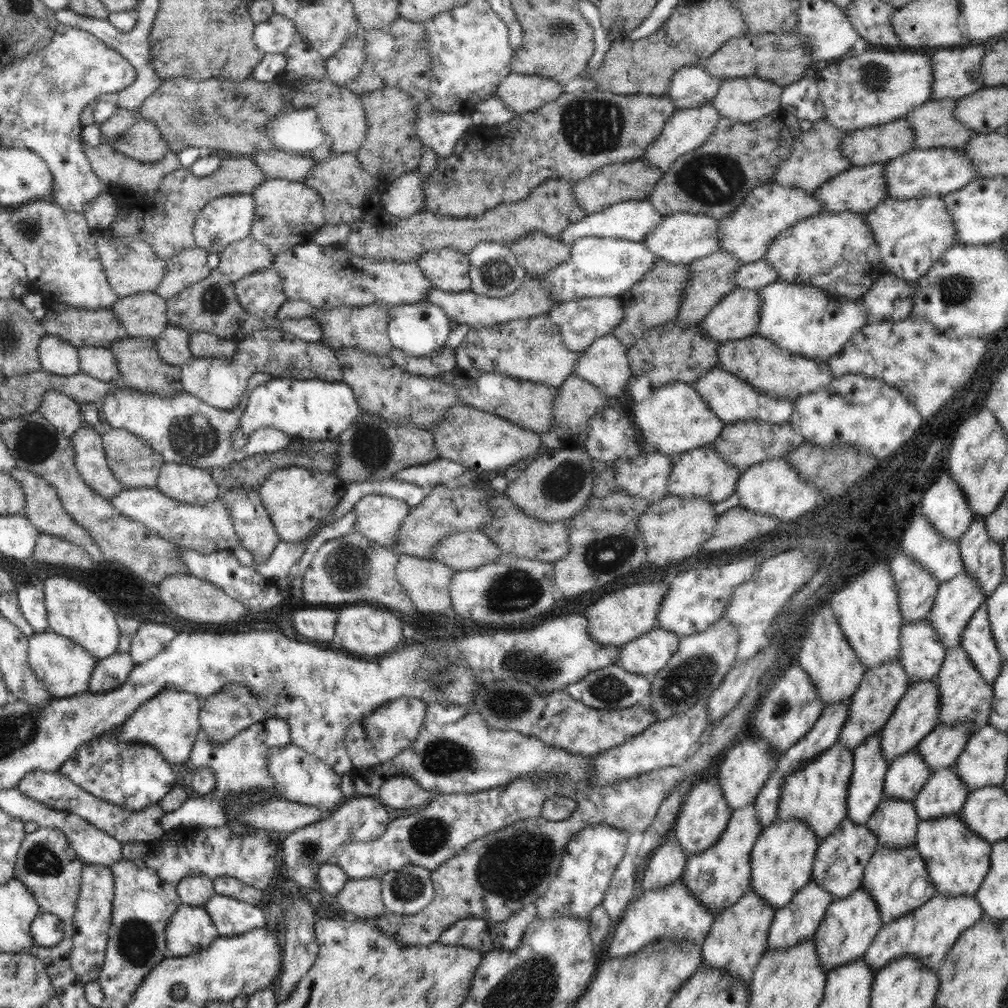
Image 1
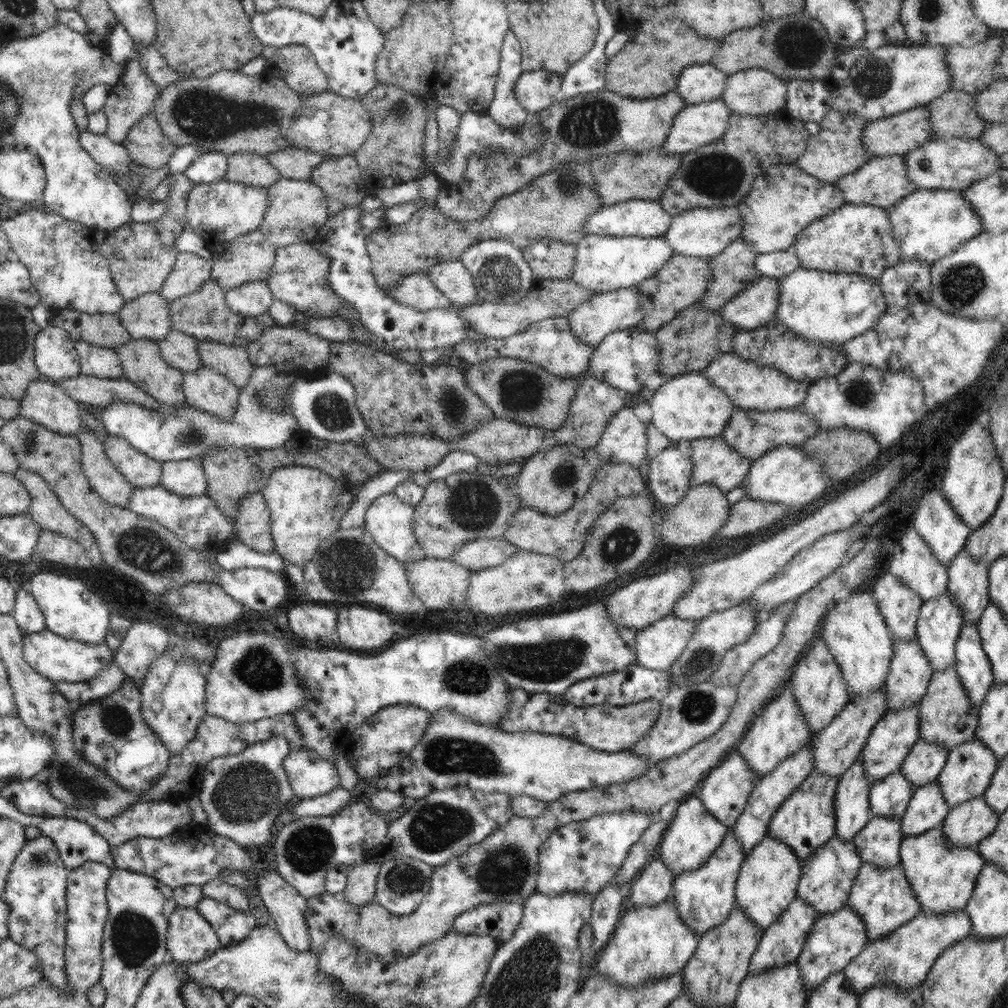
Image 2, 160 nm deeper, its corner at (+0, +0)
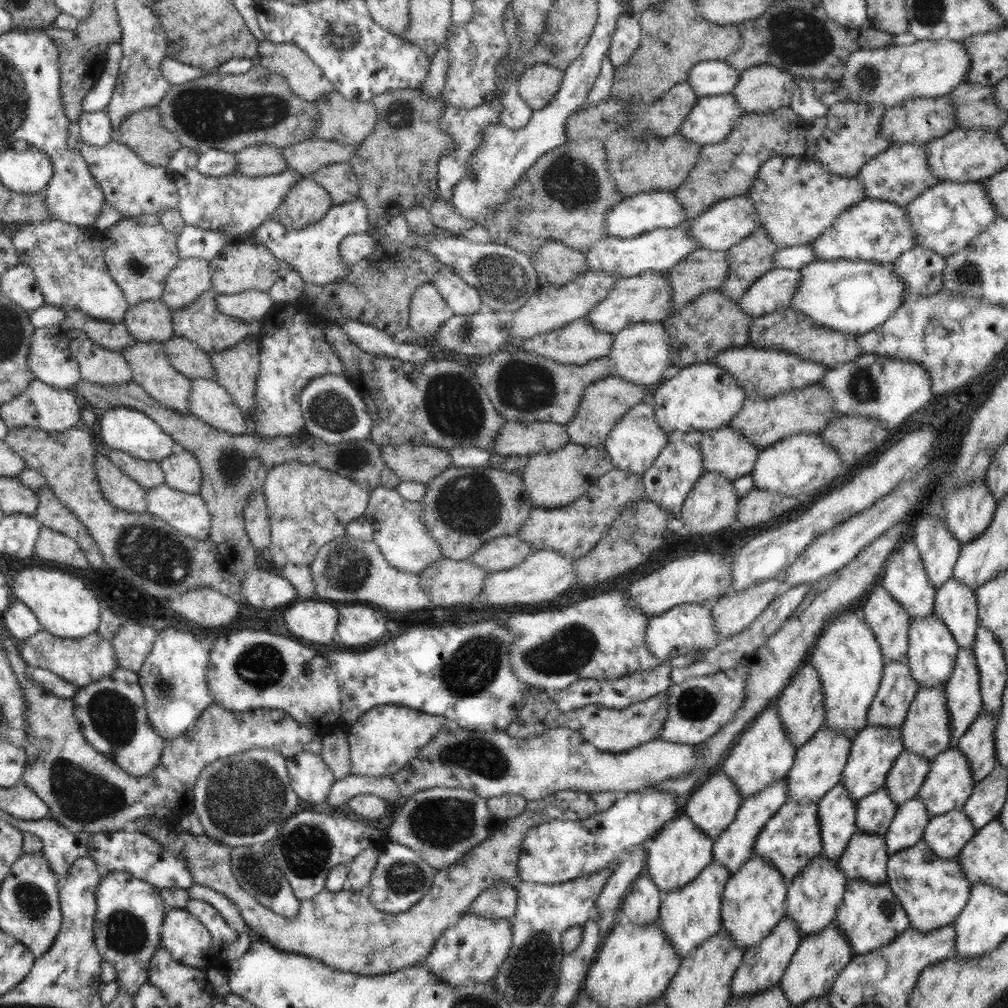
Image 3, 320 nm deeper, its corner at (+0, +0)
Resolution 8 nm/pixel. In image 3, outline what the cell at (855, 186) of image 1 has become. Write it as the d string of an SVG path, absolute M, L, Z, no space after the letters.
M927 143L892 144L884 152L871 158L861 168L856 180L864 186L865 198L885 200L896 206L906 207L939 180L932 176L927 159Z

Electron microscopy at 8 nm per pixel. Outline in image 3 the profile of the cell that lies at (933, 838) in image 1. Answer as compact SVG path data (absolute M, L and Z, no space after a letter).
M923 839L910 848L890 854L886 874L890 890L907 912L909 926L920 932L953 924L971 896L972 884L957 857L938 858Z

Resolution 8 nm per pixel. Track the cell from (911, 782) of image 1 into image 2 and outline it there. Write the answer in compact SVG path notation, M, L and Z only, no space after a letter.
M899 770L882 780L872 782L869 791L873 816L900 819L908 808L915 788Z

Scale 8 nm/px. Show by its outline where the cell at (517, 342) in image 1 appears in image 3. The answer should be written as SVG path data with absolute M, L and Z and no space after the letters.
M583 317L552 332L537 334L532 338L522 339L518 341L517 346L519 350L524 350L526 353L543 356L548 360L553 360L560 364L572 363L581 365L586 364L588 361L599 359L600 357L608 357L613 340L612 333L596 330L592 322L588 318Z

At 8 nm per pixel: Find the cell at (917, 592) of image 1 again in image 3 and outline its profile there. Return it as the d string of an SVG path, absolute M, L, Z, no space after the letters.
M881 586L872 590L867 600L860 609L866 624L879 642L882 657L886 662L902 661L907 657L911 616Z

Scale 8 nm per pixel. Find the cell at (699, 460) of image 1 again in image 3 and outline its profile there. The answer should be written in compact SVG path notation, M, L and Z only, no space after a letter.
M726 425L703 436L699 447L705 472L719 472L733 481L755 467L759 448L744 433Z

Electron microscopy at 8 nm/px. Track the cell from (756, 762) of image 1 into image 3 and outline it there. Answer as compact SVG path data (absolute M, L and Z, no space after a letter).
M717 769L693 790L685 813L704 834L715 840L735 819L742 802L739 788L725 772Z

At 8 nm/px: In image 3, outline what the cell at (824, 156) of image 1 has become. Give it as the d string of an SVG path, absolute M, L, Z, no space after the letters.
M850 100L838 102L828 109L827 125L822 136L816 141L818 150L811 155L825 169L842 176L854 178L871 158L884 152L892 145L882 133L881 124L885 108L876 103L855 103Z

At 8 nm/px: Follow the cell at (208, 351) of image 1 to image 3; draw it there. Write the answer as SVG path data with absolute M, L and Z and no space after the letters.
M246 337L233 347L209 355L215 381L228 391L245 416L255 408L254 395L261 367L259 350L259 339Z

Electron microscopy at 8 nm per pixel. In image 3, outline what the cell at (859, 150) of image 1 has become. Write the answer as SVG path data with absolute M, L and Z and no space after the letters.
M948 96L913 98L903 100L892 108L886 109L883 114L881 133L892 144L929 143L931 140L948 134L957 126L954 107L950 104Z

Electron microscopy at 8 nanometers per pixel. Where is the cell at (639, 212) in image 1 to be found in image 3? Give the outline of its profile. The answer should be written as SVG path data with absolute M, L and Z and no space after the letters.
M652 190L652 192L624 197L620 203L606 212L606 217L604 217L610 236L616 236L618 239L632 239L655 228L672 228L686 220L688 220L686 214L676 202L674 194L664 192L664 190Z

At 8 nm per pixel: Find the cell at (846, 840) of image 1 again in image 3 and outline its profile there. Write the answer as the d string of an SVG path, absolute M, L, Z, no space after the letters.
M819 854L787 885L785 916L795 920L802 939L820 932L835 920L836 911L847 890L847 884L847 878L841 871L837 860L829 860L823 854Z

